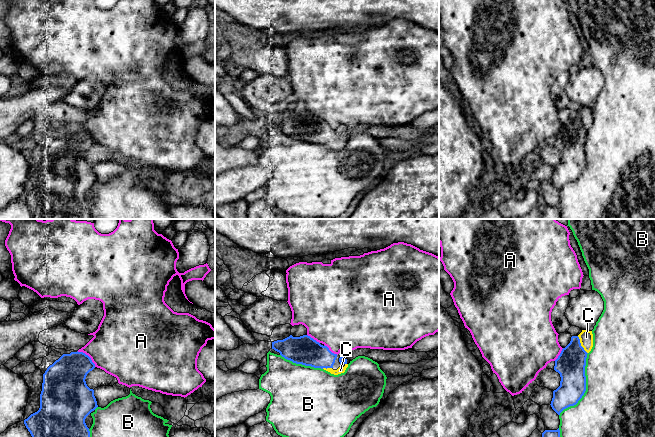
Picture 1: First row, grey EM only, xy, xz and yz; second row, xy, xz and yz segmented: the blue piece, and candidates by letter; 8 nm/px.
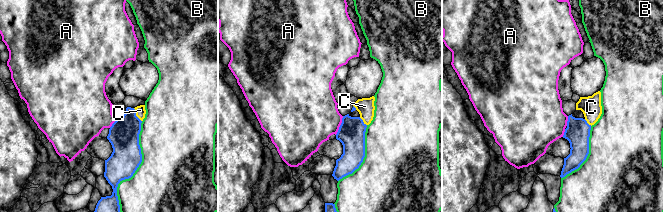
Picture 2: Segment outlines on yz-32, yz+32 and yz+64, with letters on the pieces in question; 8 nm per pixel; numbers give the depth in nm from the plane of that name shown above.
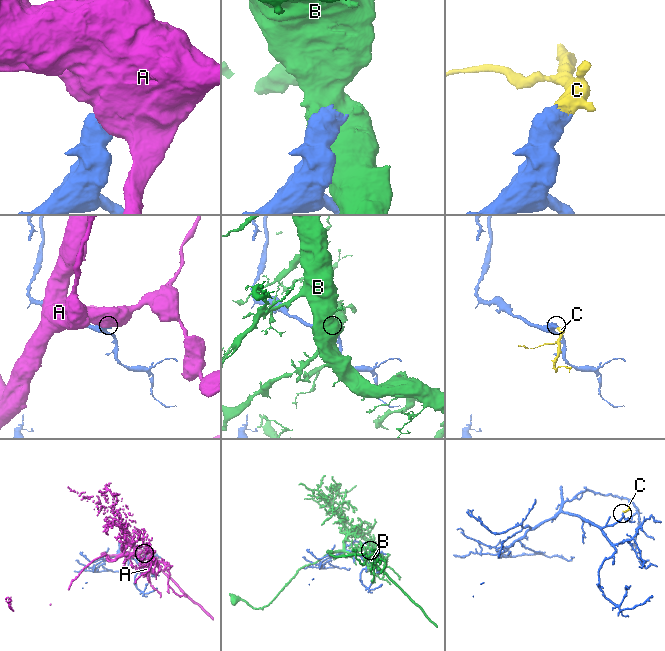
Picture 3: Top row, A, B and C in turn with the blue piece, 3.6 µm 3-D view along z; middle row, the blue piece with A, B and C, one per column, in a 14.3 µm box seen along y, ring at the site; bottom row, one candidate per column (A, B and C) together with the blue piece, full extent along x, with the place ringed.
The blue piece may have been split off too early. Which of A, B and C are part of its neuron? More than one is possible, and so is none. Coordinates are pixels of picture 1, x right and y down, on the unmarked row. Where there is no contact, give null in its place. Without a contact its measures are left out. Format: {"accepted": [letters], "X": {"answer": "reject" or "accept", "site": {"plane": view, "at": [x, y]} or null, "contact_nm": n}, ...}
{"accepted": ["C"], "A": {"answer": "reject", "site": {"plane": "xy", "at": [88, 132]}, "contact_nm": 200}, "B": {"answer": "reject", "site": {"plane": "yz", "at": [585, 163]}, "contact_nm": 550}, "C": {"answer": "accept", "site": {"plane": "yz", "at": [580, 121]}, "contact_nm": 170}}

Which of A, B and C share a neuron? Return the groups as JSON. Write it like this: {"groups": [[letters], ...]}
{"groups": [["A"], ["B"], ["C"]]}

